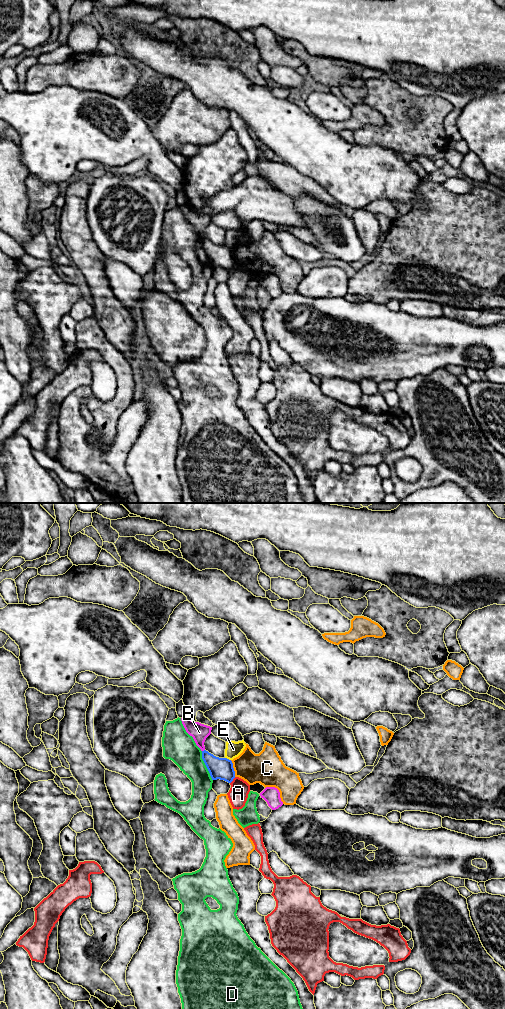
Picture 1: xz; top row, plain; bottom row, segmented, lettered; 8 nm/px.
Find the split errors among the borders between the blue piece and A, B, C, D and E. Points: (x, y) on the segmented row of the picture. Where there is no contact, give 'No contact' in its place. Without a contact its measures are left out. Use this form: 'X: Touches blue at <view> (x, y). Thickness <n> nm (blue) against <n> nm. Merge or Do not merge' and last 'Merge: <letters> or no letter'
A: Touches blue at xz (232, 780). Thickness 180 nm (blue) against 160 nm. Do not merge
B: Touches blue at xz (204, 750). Thickness 180 nm (blue) against 140 nm. Do not merge
C: Touches blue at xz (233, 768). Thickness 180 nm (blue) against 260 nm. Do not merge
D: Touches blue at xz (206, 766). Thickness 180 nm (blue) against 240 nm. Do not merge
E: Touches blue at xz (228, 759). Thickness 180 nm (blue) against 130 nm. Do not merge
Merge: no letter

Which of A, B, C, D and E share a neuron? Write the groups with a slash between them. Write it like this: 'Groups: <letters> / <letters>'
Groups: A / B / C / D / E

